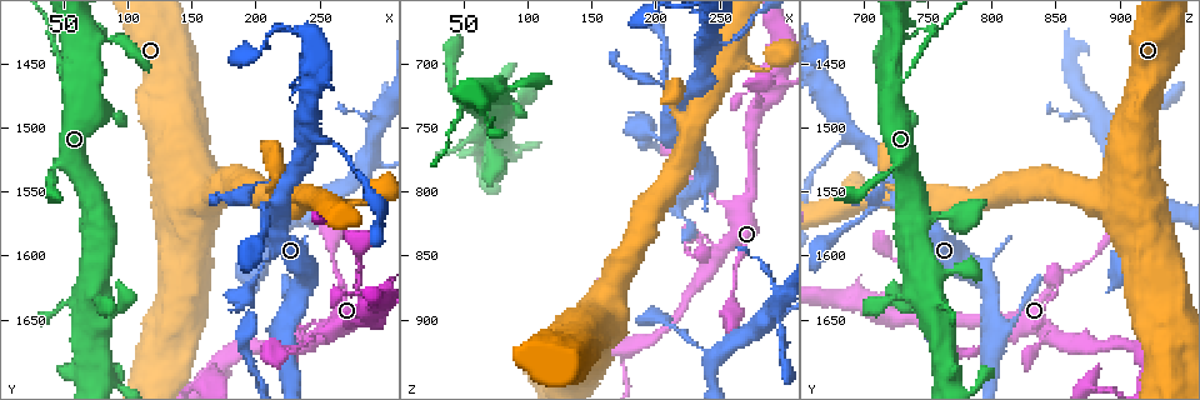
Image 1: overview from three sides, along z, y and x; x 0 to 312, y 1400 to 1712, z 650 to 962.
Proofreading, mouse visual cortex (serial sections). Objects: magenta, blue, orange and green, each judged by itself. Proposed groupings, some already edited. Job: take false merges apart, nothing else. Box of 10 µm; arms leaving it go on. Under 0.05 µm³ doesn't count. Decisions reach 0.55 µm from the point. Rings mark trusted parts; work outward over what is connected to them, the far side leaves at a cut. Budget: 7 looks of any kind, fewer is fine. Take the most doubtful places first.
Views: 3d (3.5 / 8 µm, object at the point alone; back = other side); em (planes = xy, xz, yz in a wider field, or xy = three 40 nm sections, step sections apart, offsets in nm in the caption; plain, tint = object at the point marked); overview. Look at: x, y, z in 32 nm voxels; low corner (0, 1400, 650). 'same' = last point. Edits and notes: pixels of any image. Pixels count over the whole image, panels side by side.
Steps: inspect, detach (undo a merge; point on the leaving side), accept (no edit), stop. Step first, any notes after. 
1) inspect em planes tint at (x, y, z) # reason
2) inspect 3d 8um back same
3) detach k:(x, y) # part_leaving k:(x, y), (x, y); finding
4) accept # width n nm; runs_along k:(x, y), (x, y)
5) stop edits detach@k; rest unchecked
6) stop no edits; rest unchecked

inspect 3d 3.5um back at (52, 1464, 728) # arms run side by side

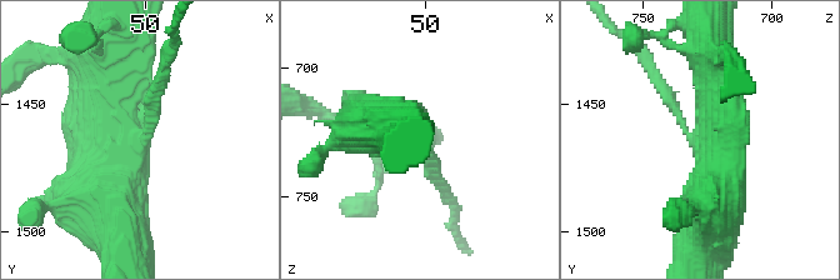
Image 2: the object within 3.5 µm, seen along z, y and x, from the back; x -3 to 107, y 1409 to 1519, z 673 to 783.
inspect em planes tint at (53, 1465, 728) # shape alone is not enough

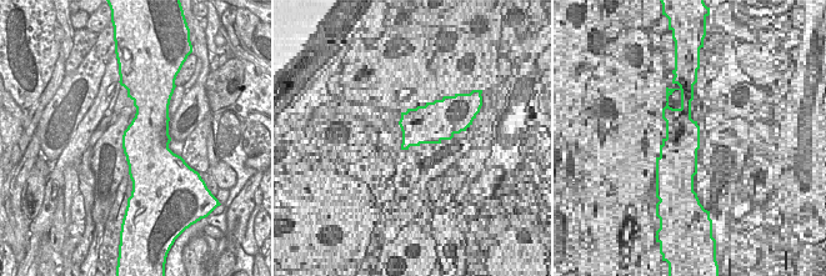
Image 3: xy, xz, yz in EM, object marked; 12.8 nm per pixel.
detach 2:(654, 78) # two cells meet here

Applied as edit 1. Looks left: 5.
inspect overview # see it whole again

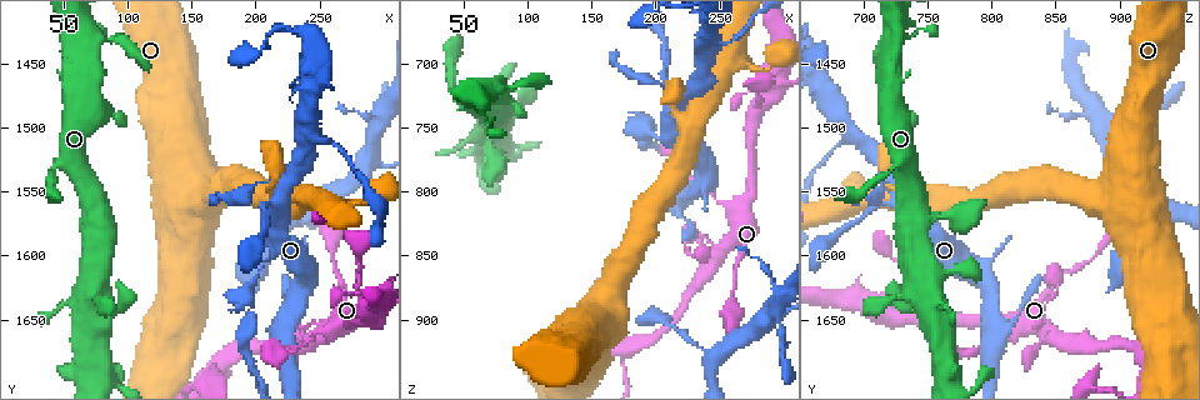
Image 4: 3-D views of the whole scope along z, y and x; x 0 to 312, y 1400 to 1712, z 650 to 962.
inspect em xy step 3 tint at (242, 1506, 690)

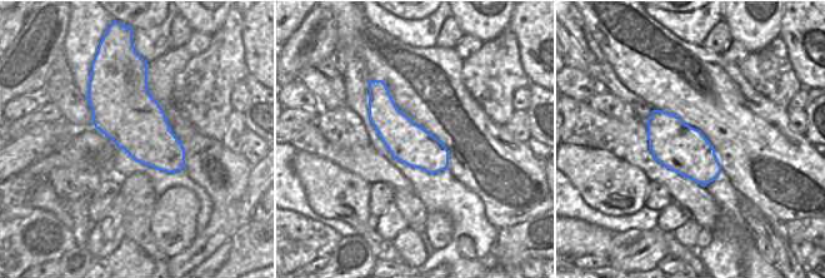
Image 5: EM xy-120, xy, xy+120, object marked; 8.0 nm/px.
inspect 3d 3.5um back same # see where the arms go

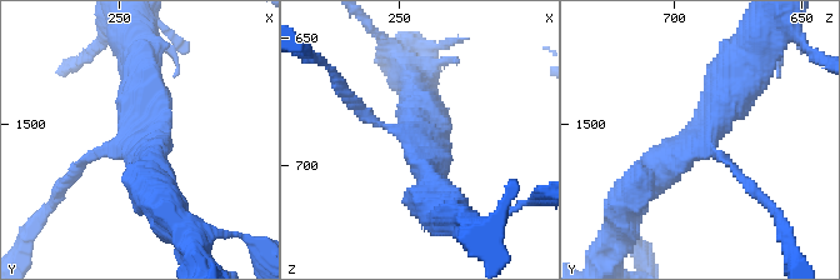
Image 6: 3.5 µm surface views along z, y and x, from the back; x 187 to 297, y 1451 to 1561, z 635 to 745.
accept # arm_widths 100, 450, 500 nm; one cell here

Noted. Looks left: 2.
inspect 3d 3.5um at (74, 1628, 734) # calibre changes

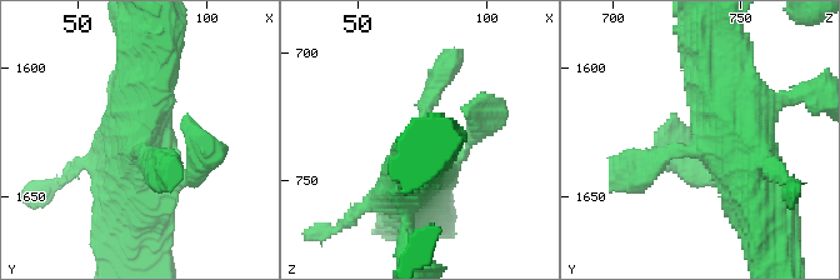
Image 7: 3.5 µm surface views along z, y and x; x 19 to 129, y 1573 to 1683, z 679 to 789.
inspect em planes tint at (75, 1631, 735)

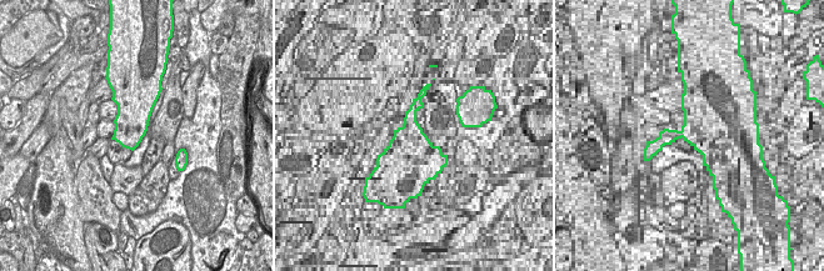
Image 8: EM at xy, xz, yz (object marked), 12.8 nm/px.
accept # width 420 nm; runs_along 7:(716, 61), (733, 141), (768, 218); one cell here

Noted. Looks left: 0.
stop edits detach@2; rest unchecked

